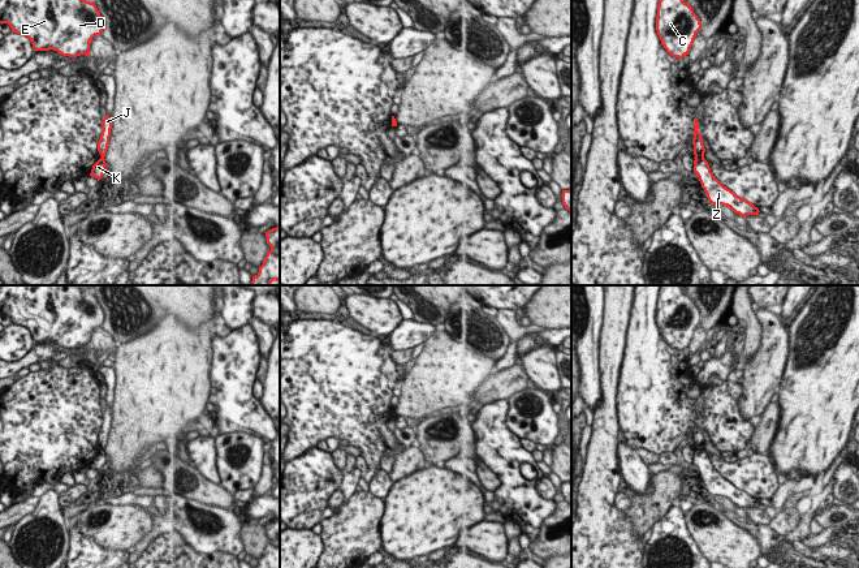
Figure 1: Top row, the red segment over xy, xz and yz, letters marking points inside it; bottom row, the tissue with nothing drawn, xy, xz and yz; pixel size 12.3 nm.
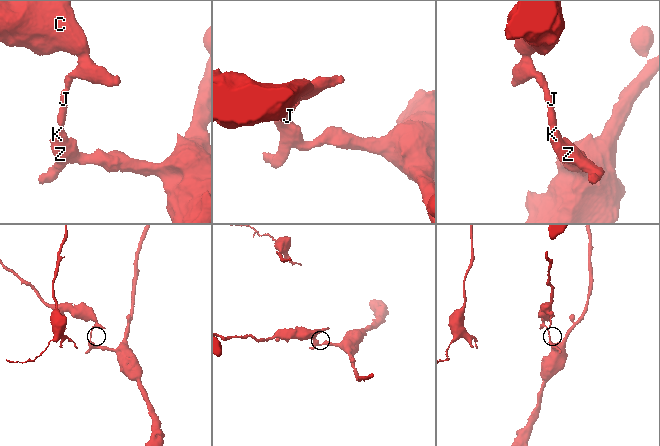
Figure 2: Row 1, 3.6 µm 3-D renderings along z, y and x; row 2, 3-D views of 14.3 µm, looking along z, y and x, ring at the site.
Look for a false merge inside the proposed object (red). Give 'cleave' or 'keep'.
cleave

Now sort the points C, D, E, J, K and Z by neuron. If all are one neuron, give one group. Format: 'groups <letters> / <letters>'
groups C D E J / K Z

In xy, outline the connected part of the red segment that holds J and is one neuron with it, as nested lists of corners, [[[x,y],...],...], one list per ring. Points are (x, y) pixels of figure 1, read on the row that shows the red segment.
[[[107,115],[105,119],[102,121],[102,134],[100,139],[98,142],[98,151],[102,158],[105,156],[108,145],[109,145],[109,137],[111,137],[111,129],[112,129],[112,119]]]

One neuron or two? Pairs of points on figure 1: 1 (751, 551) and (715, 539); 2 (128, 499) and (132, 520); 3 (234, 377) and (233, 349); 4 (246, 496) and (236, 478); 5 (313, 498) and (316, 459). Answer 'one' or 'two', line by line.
1: one
2: two
3: one
4: two
5: one

